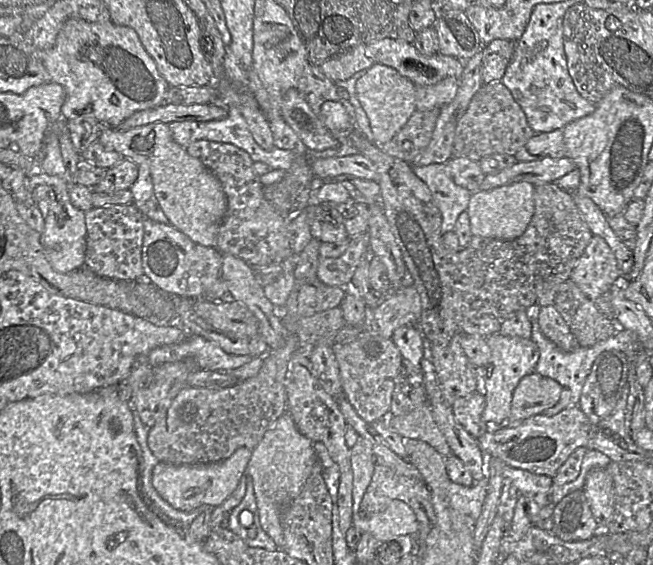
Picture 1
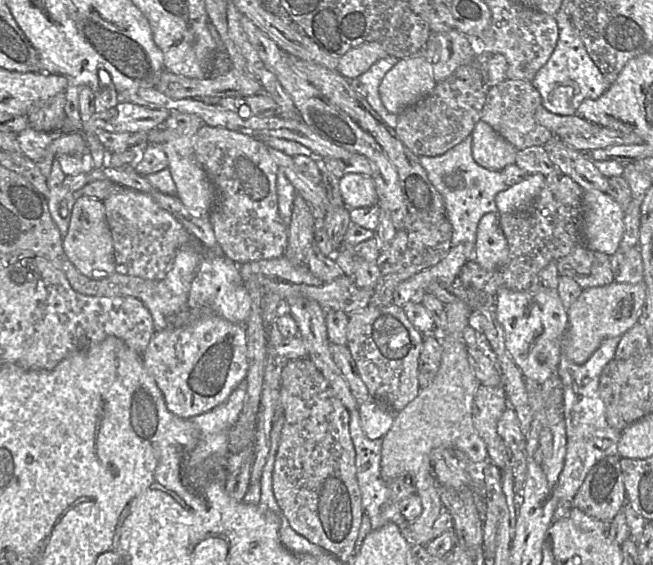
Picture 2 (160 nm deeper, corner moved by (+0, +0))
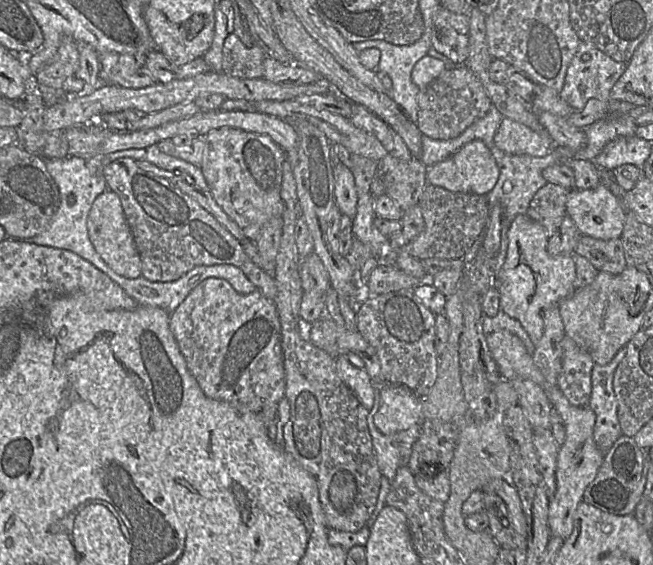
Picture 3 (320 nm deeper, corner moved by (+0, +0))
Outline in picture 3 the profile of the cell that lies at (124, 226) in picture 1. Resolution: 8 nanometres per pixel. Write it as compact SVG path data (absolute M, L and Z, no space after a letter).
M120 158L102 170L108 190L120 198L141 259L141 276L150 281L170 282L196 266L234 265L244 272L256 290L274 299L277 287L273 274L254 263L244 252L240 241L195 199L170 179L145 168L141 162Z

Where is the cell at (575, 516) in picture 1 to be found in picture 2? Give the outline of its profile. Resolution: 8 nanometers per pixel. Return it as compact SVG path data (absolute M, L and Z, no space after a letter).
M618 454L608 455L599 460L586 474L583 482L570 499L570 510L577 509L588 517L602 522L610 522L622 509L626 492Z

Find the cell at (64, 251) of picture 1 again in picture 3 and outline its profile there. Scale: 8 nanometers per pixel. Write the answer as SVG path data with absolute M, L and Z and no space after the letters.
M106 190L95 199L87 218L87 230L96 252L115 273L130 279L141 275L141 259L116 193Z

